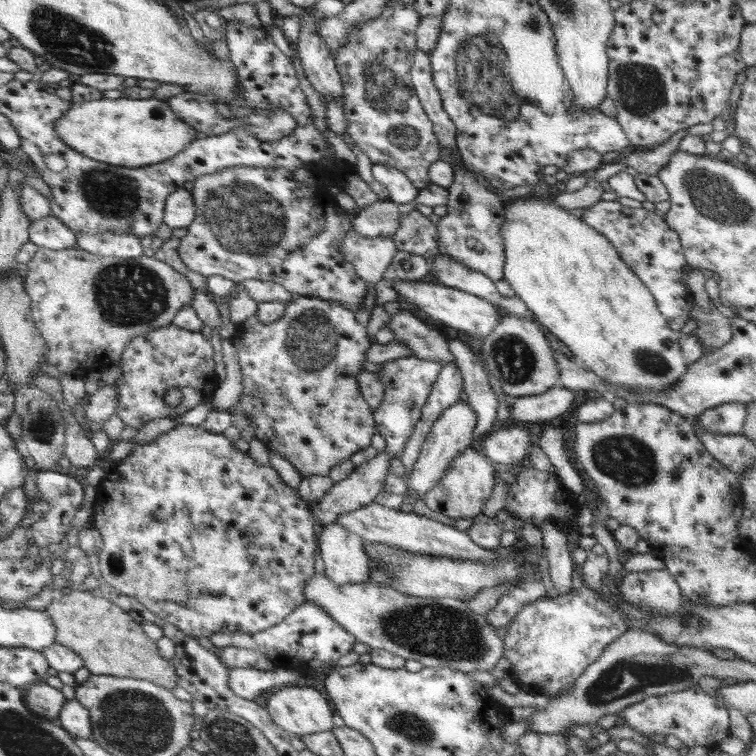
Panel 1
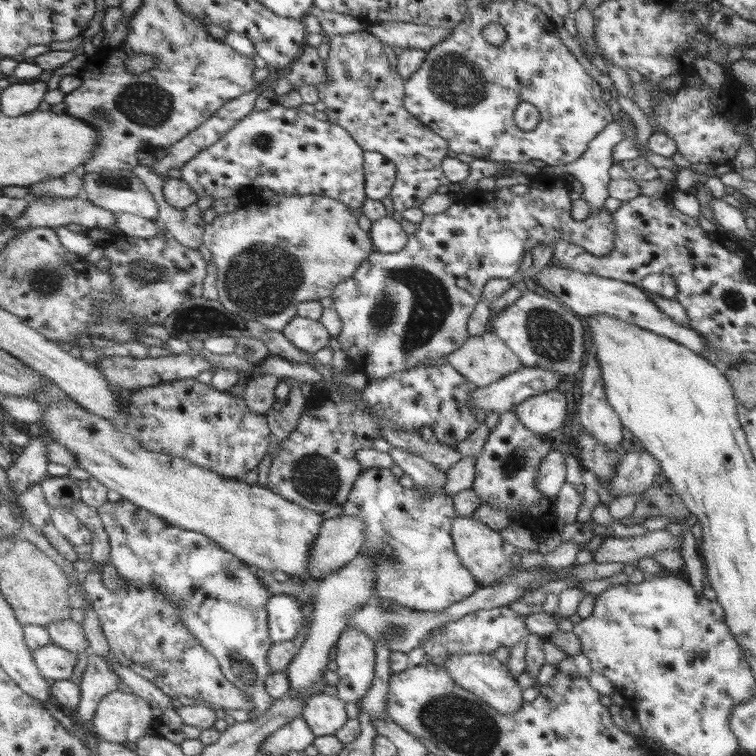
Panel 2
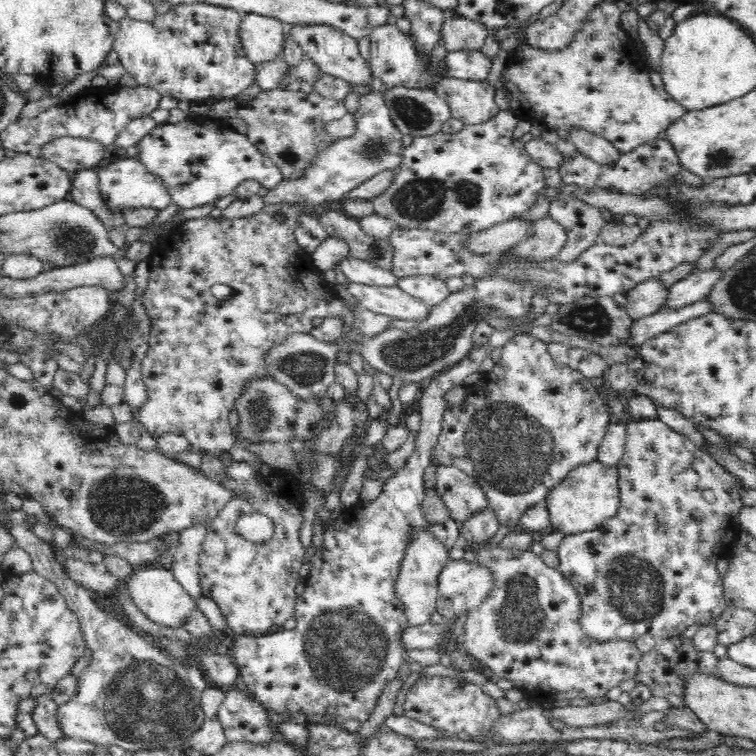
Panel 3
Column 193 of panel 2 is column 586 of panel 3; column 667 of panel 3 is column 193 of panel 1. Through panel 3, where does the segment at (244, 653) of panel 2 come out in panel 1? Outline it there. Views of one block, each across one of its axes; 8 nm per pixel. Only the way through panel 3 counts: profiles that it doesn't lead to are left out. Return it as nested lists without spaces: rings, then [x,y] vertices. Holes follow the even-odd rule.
[[[178,424],[170,432],[160,435],[154,442],[137,446],[126,460],[116,462],[103,483],[96,488],[93,506],[95,514],[91,525],[102,536],[99,567],[106,587],[127,596],[133,596],[151,612],[175,624],[179,630],[195,638],[210,638],[217,632],[243,632],[255,634],[283,622],[297,607],[305,604],[305,586],[315,573],[315,556],[320,551],[319,535],[323,524],[315,516],[311,502],[301,496],[298,488],[285,483],[281,474],[272,466],[260,464],[249,453],[235,448],[235,442],[223,434],[211,433],[202,425]]]

